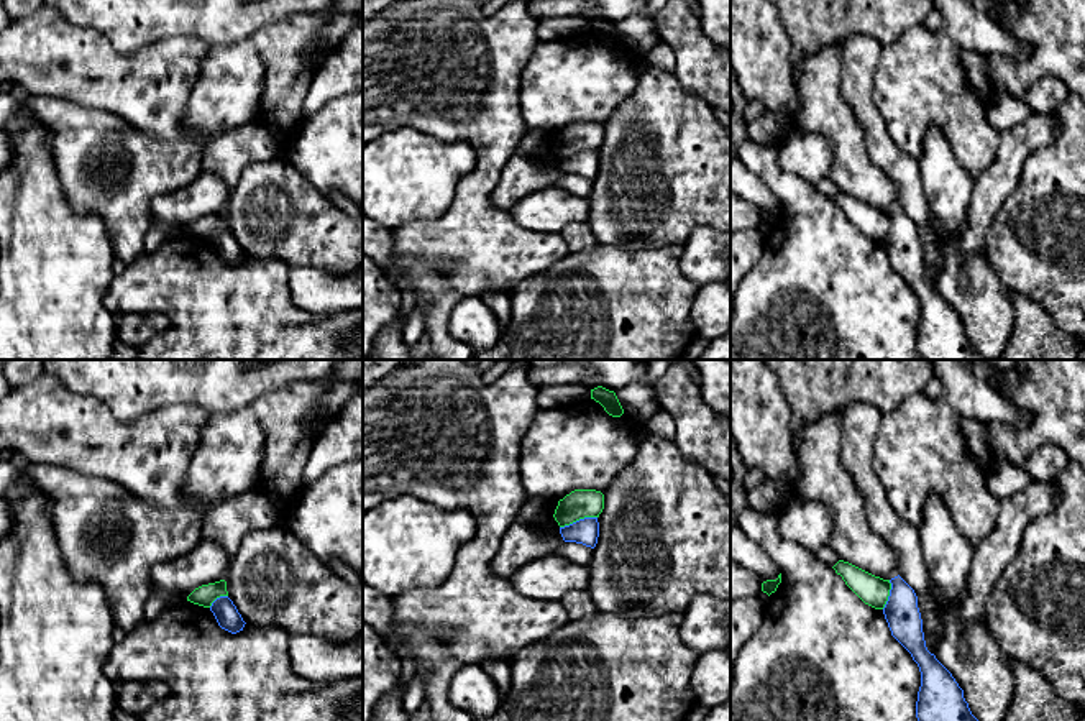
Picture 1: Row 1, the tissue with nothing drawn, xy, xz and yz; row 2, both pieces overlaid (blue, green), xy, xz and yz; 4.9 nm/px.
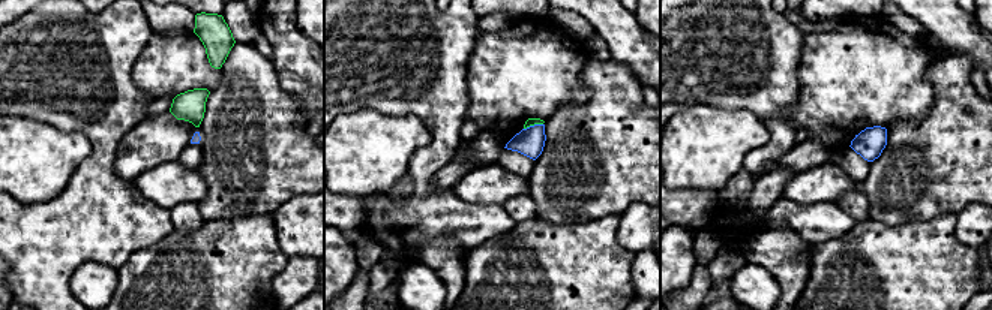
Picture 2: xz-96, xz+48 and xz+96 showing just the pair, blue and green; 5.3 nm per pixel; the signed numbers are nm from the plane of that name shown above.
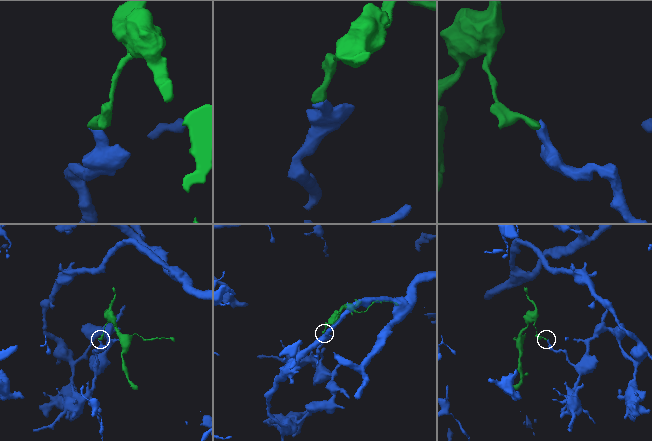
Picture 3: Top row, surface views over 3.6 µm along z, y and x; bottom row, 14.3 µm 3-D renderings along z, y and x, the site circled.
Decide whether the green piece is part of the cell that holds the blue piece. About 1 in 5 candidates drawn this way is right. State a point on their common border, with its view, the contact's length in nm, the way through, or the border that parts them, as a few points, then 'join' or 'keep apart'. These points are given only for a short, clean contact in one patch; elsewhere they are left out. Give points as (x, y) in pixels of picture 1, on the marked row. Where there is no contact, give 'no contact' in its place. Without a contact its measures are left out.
contact xz (580, 519); length 190 nm; border xz (596, 516), (586, 516), (560, 528); keep apart

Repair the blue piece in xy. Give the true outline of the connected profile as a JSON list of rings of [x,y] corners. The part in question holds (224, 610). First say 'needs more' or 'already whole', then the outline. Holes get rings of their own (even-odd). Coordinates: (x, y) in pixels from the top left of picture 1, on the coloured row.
already whole; [[[228,596],[217,598],[212,603],[210,611],[213,613],[218,626],[231,634],[243,631],[246,624]]]

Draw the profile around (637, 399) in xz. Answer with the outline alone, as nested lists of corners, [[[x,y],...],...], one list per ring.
[[[634,381],[617,389],[616,396],[624,412],[637,425],[645,425],[660,411],[653,391],[645,383]]]

